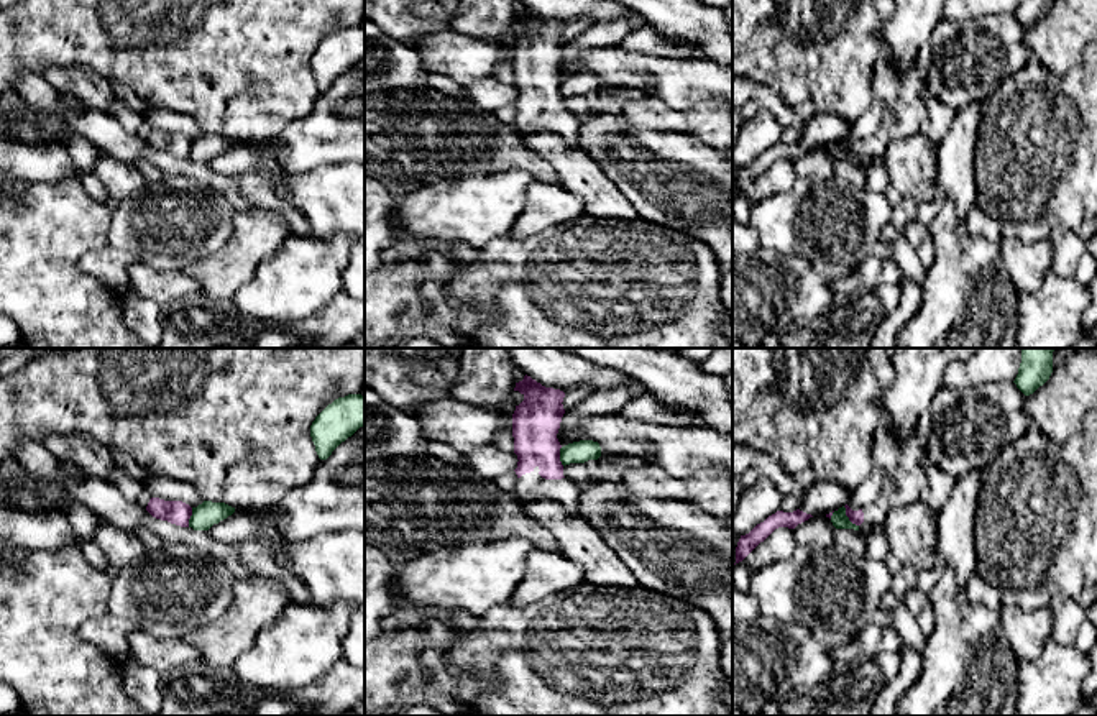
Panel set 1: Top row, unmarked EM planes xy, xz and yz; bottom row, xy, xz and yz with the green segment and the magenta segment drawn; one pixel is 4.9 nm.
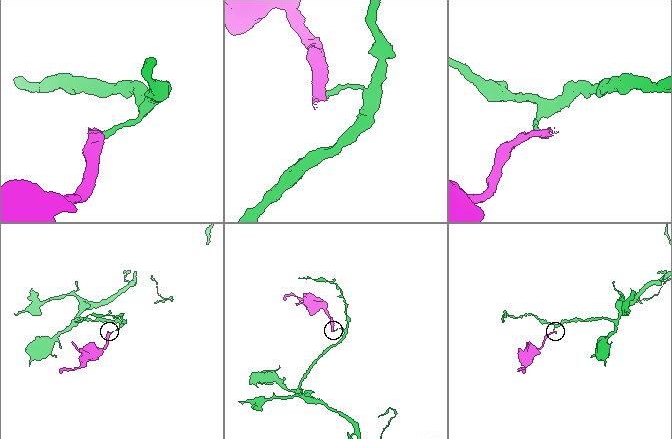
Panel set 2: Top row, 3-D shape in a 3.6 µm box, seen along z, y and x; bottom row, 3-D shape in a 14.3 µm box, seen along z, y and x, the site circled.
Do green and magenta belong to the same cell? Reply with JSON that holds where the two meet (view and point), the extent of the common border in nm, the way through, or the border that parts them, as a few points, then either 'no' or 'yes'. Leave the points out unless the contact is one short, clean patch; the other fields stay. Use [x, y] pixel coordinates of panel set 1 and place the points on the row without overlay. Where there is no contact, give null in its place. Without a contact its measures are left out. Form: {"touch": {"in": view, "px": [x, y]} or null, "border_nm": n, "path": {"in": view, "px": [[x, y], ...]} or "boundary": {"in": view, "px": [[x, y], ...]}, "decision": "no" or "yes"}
{"touch": {"in": "yz", "px": [848, 150]}, "border_nm": 130, "boundary": {"in": "yz", "px": [[843, 138], [848, 150], [858, 158]]}, "decision": "no"}

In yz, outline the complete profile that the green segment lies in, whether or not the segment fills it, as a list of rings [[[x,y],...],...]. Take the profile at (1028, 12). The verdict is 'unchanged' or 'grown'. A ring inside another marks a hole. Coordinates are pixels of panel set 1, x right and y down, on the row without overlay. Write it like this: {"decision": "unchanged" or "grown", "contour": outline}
{"decision": "unchanged", "contour": [[[1018,0],[1013,15],[1025,28],[1030,28],[1049,11],[1051,5],[1053,0]]]}

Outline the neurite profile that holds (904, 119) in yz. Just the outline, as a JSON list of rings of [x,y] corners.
[[[918,71],[900,77],[893,103],[884,112],[877,130],[859,143],[847,136],[846,148],[856,158],[862,154],[882,156],[890,143],[907,140],[920,133],[926,115],[928,85]]]

